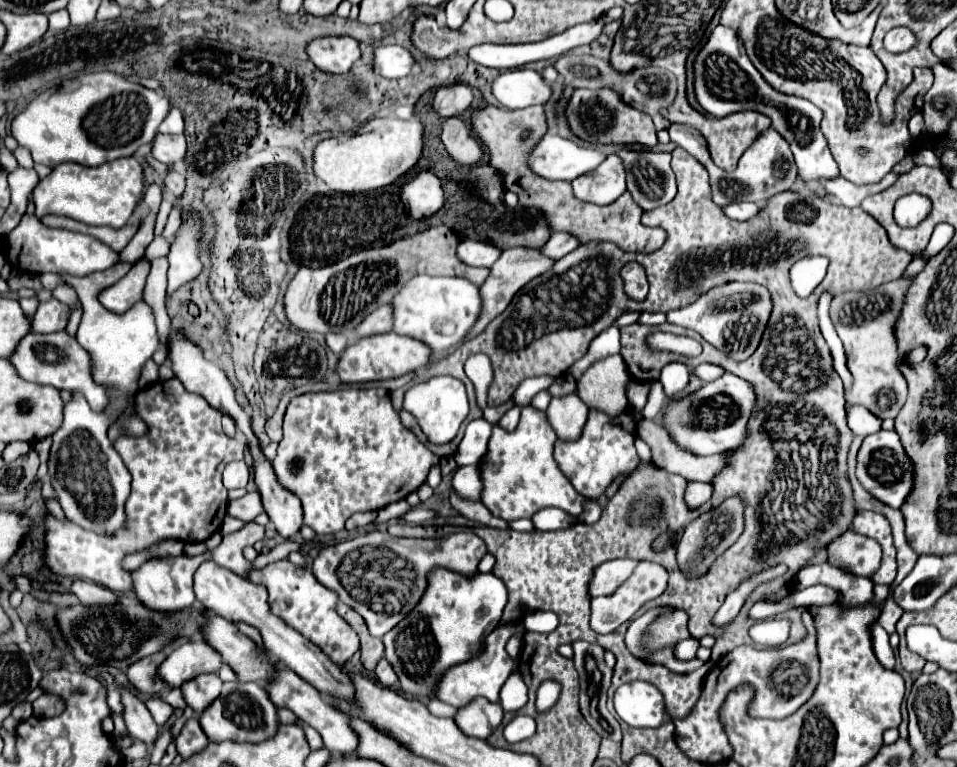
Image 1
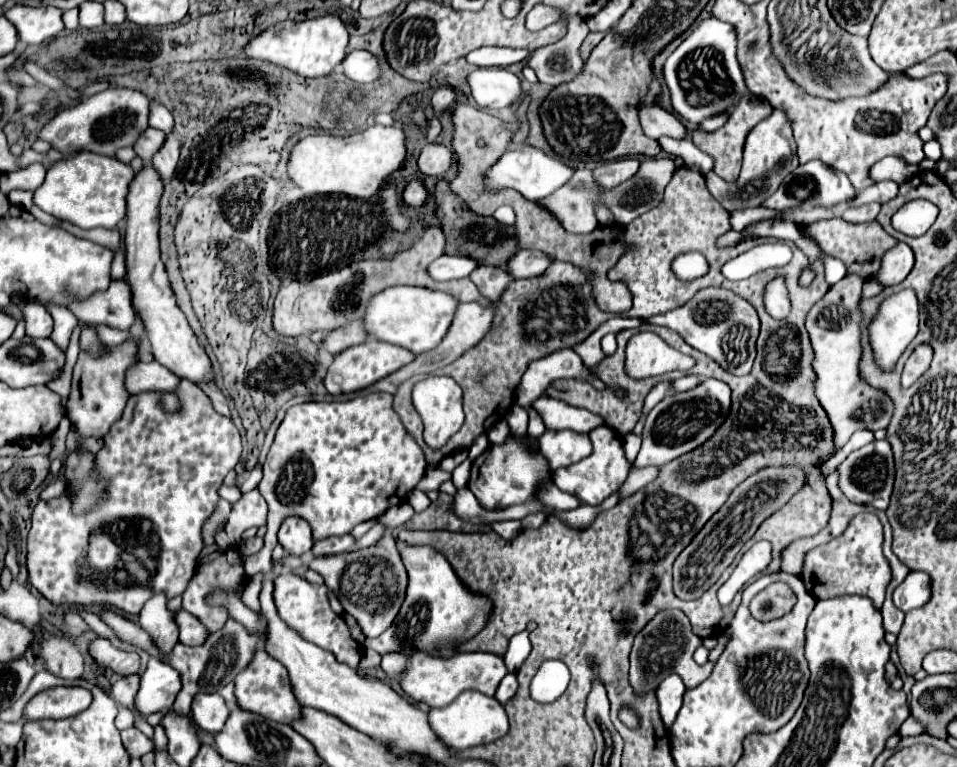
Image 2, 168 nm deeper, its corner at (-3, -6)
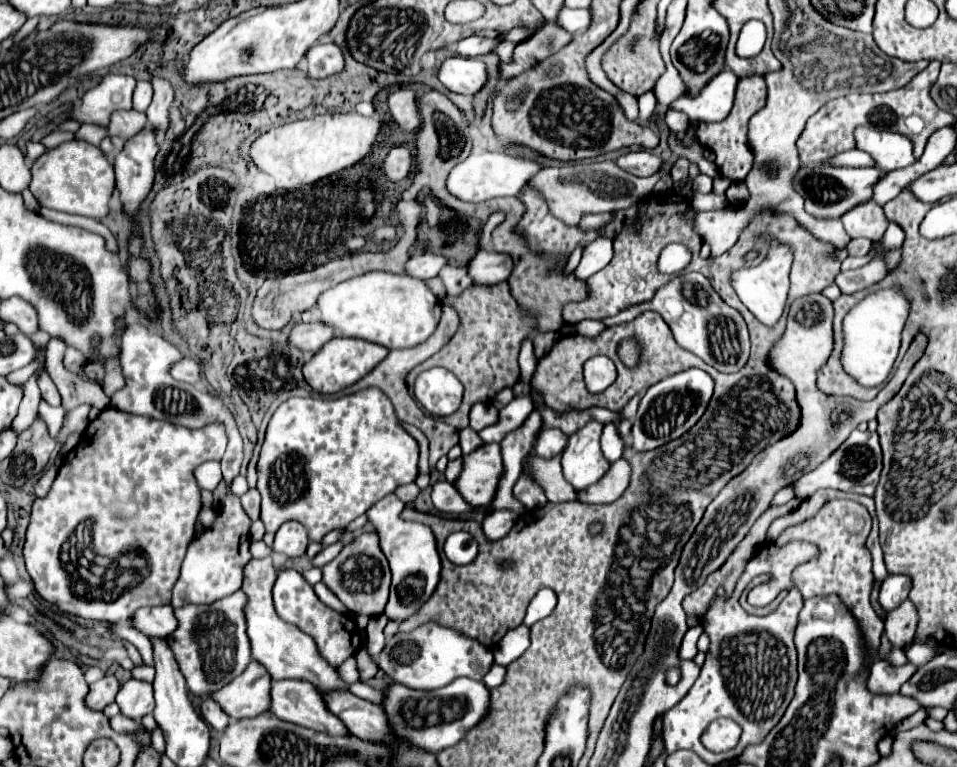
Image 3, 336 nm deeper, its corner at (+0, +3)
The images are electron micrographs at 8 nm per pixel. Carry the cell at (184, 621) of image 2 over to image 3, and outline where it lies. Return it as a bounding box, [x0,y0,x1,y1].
[134,606,178,636]

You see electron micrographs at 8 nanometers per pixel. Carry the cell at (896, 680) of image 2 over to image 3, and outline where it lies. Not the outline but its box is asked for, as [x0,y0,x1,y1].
[868,660,916,694]

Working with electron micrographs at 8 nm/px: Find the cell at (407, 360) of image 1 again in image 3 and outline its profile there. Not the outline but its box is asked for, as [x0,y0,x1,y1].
[302,338,390,394]

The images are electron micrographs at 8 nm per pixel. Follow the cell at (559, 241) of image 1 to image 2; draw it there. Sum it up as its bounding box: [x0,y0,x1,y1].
[505,249,551,279]

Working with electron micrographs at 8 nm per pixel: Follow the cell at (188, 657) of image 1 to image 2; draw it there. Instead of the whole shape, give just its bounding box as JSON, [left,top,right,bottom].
[135,657,181,717]

